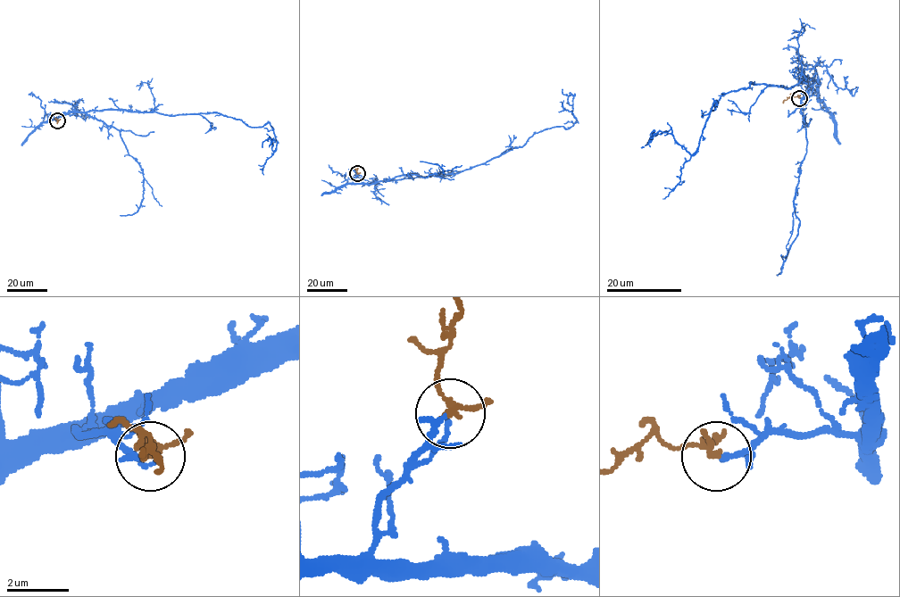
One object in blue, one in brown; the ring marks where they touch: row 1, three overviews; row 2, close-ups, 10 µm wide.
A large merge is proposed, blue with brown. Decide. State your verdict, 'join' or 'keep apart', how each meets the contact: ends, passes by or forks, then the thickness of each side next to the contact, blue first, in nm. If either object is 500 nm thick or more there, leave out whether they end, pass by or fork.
join; blue ends there; brown passes by; 200 nm thick on the blue side, 190 nm on the other

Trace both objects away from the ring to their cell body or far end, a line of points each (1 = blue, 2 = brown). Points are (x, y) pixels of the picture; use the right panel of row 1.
1: (799, 97), (818, 94), (819, 83), (752, 83), (712, 110), (715, 102), (691, 154), (658, 131), (641, 147)
2: (799, 97), (790, 95), (783, 103)

